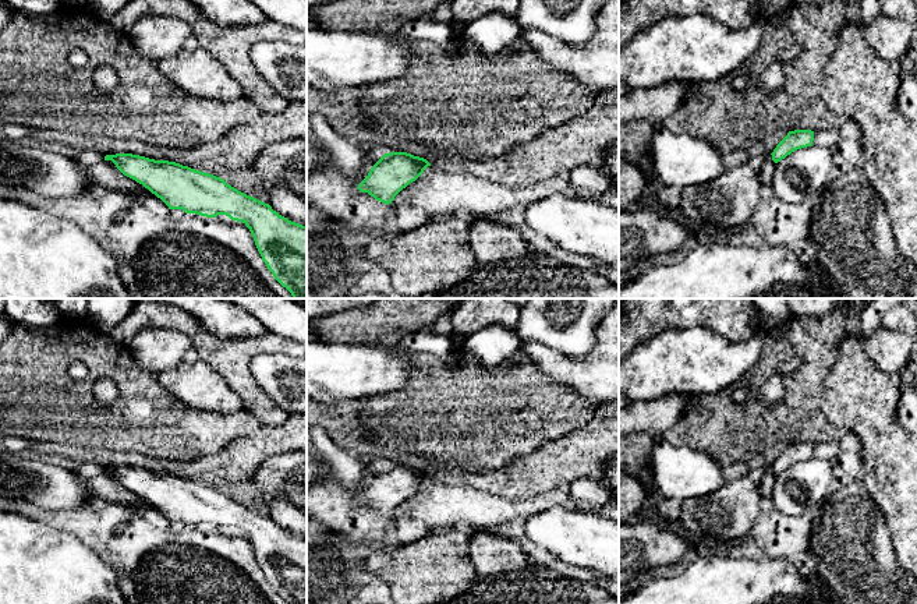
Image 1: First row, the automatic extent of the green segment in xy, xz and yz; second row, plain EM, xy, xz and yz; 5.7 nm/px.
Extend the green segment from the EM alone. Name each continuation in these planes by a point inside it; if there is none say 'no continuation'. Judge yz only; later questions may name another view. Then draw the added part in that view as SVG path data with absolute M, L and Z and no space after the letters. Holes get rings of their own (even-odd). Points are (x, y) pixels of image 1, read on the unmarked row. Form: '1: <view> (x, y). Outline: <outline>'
no continuation

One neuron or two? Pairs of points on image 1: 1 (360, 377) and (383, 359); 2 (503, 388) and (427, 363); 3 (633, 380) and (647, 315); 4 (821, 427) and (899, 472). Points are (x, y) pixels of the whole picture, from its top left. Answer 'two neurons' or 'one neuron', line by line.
1: one neuron
2: one neuron
3: two neurons
4: two neurons

